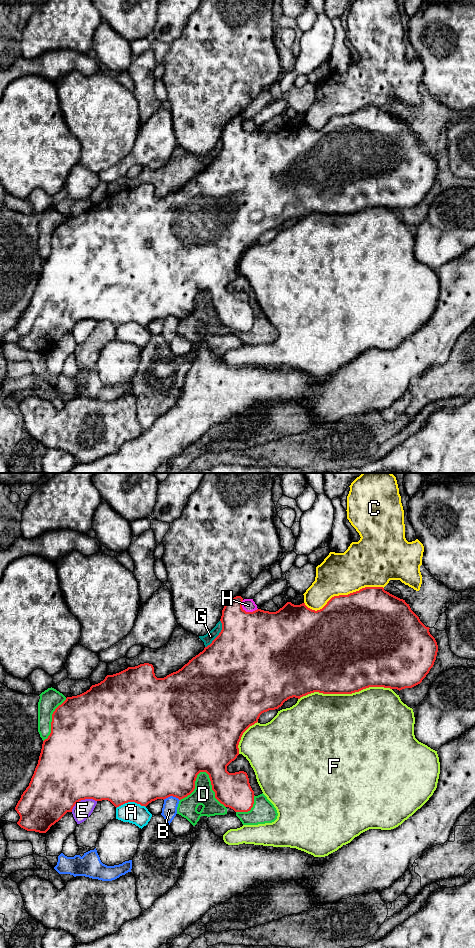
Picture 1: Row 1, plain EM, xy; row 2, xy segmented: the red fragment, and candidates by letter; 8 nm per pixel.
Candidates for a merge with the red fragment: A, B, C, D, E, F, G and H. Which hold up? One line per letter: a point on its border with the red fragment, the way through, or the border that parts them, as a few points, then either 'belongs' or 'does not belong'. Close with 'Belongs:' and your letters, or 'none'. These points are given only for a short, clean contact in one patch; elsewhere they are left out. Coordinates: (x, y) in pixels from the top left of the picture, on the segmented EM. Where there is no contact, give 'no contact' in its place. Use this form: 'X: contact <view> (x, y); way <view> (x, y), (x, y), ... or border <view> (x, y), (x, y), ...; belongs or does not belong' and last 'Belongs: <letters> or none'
A: contact xy (130, 801); does not belong
B: contact xy (171, 795); does not belong
C: contact xy (343, 595); does not belong
D: contact xy (205, 771); does not belong
E: contact xy (82, 799); does not belong
F: contact xy (344, 693); does not belong
G: contact xy (219, 634); does not belong
H: contact xy (247, 612); does not belong
Belongs: none

